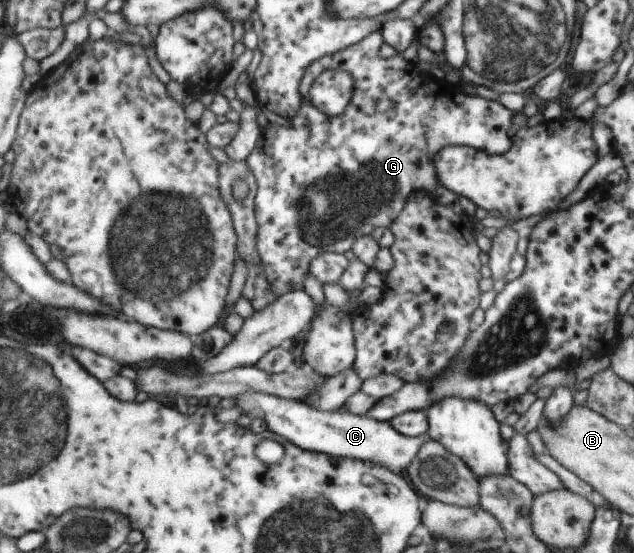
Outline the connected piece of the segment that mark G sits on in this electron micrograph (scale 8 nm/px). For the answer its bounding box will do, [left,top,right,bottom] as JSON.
[246,32,513,295]

